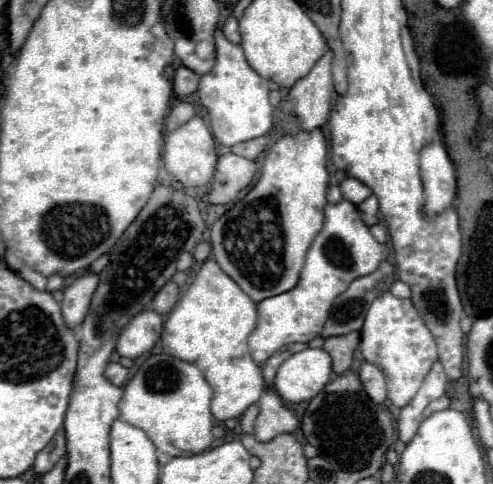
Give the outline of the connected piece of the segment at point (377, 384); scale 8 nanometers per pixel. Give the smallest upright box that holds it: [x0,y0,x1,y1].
[359,363,387,403]

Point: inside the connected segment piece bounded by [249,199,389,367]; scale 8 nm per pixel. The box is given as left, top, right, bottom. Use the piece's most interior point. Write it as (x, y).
(344, 249)

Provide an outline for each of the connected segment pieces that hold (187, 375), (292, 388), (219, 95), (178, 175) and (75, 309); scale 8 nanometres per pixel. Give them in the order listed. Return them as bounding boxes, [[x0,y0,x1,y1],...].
[[119,353,213,457],[275,349,331,403],[199,29,273,147],[163,117,217,187],[61,273,99,329]]

